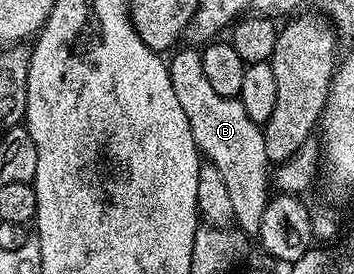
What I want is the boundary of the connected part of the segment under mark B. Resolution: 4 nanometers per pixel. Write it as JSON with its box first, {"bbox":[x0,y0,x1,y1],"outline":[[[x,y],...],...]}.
{"bbox":[168,47,268,218],"outline":[[[197,47],[195,49],[180,49],[174,57],[169,57],[168,67],[172,78],[172,90],[176,90],[176,98],[188,118],[198,151],[205,159],[206,156],[210,159],[209,163],[222,176],[224,186],[227,187],[228,198],[232,200],[235,217],[241,218],[241,216],[248,215],[249,212],[252,214],[251,217],[261,216],[268,199],[268,191],[266,192],[266,184],[268,188],[268,172],[266,176],[268,161],[262,137],[263,129],[256,122],[252,122],[252,118],[248,118],[241,99],[233,96],[221,96],[216,94],[216,90],[212,90],[212,86],[208,86],[208,78],[204,78],[204,66]]]}

